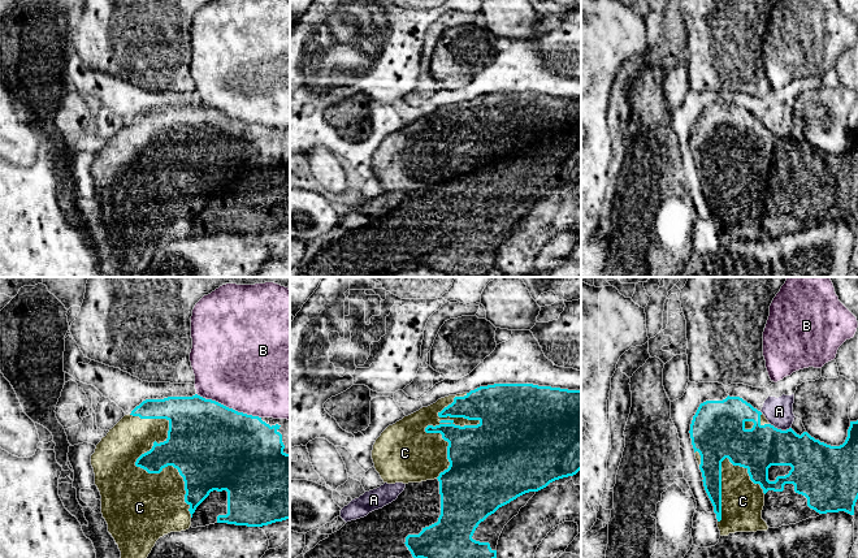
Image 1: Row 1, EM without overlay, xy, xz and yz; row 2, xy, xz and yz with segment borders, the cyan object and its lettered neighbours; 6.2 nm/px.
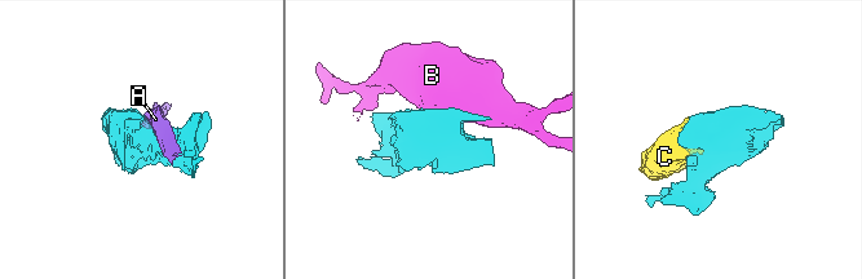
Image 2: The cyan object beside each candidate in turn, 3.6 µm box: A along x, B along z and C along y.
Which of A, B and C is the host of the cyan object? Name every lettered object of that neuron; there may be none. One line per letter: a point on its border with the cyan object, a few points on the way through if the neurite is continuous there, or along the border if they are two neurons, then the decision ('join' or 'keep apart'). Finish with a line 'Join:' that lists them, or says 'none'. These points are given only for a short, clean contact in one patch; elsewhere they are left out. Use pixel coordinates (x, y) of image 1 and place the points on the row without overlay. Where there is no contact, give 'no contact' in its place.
A: contact yz (780, 138); keep apart
B: contact xy (228, 116); keep apart
C: contact xz (428, 141); join
Join: C

